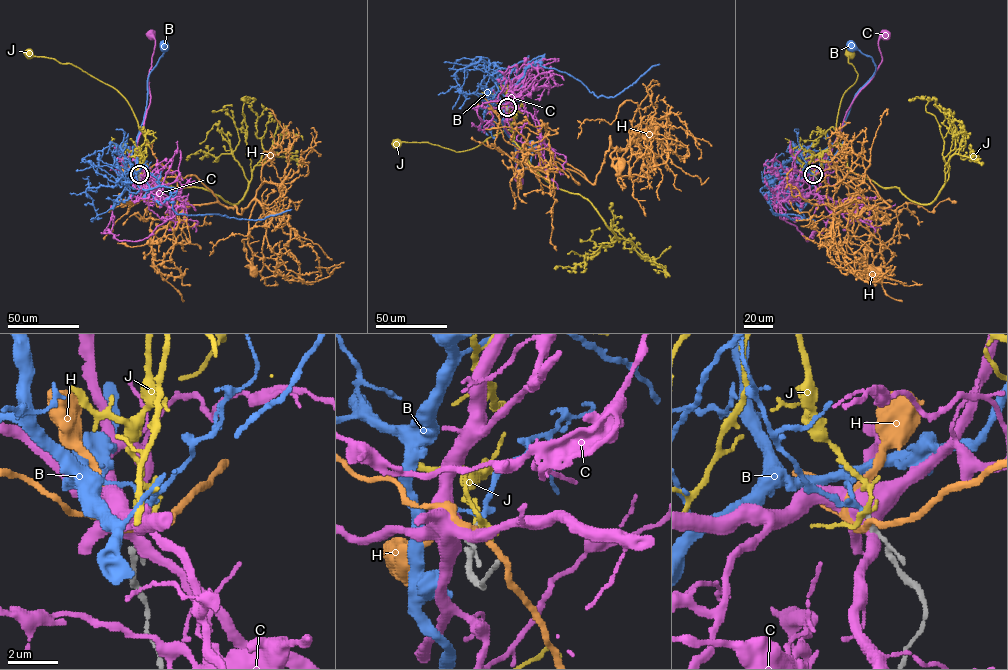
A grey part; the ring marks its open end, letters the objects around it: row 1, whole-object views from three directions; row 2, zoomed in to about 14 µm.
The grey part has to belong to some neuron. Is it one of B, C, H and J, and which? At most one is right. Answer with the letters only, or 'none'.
B

